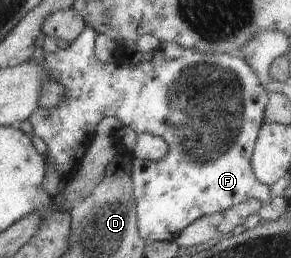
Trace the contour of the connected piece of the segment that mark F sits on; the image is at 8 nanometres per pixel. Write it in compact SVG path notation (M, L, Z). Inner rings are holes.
M87 24L85 31L83 31L81 37L79 37L75 43L69 44L69 47L64 49L58 48L57 51L53 53L45 54L45 69L47 69L47 73L51 73L51 77L55 81L58 81L65 87L65 97L63 97L63 103L61 103L59 107L47 109L40 106L39 110L35 111L29 119L34 135L38 136L39 139L47 145L47 161L53 165L53 168L59 173L59 177L61 177L63 182L67 183L70 178L74 177L74 174L78 171L78 167L87 153L85 149L81 149L81 131L85 131L85 135L93 135L93 133L97 131L95 125L101 123L103 117L116 117L120 119L121 123L124 123L125 126L134 127L140 133L159 136L161 139L165 139L167 145L169 145L169 153L167 153L167 157L161 159L161 161L133 160L132 177L135 201L137 201L138 208L140 235L147 242L175 241L194 221L208 215L213 215L214 213L227 211L231 209L231 207L235 207L238 203L246 202L248 199L257 199L257 201L260 201L263 205L268 204L272 200L271 188L257 179L252 163L254 151L266 117L266 108L267 105L269 105L271 96L269 91L260 83L257 71L255 71L245 59L239 57L237 54L192 51L184 57L175 60L166 59L163 56L149 61L143 59L143 61L137 63L135 67L133 67L133 65L118 65L116 62L101 63L95 56L95 39L97 39L97 35L97 31Z

